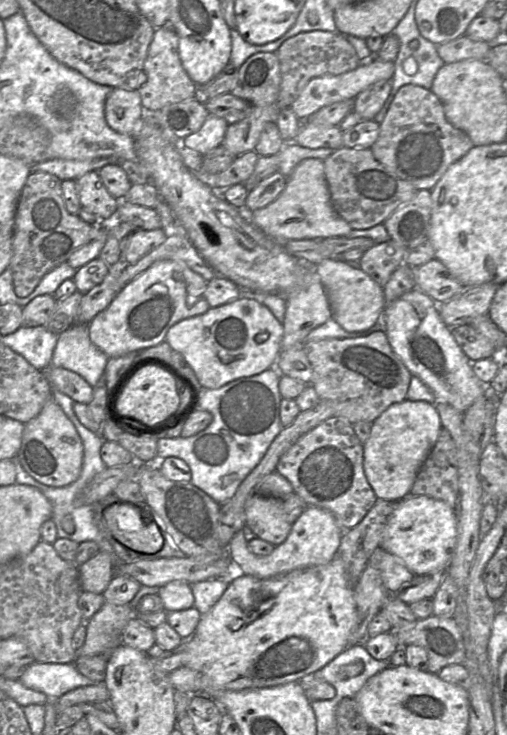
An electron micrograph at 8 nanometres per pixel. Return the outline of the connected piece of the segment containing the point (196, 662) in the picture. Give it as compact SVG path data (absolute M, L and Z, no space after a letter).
M336 555L329 563L296 569L279 576L259 579L249 575L236 577L219 601L205 614L189 636L184 666L200 675L197 694L216 697L227 690L264 688L299 681L349 648L349 637L358 620L355 587L344 562Z

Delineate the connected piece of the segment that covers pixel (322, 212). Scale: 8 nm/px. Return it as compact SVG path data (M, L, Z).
M302 160L287 178L286 186L272 203L250 213L250 222L271 238L311 240L346 237L352 230L334 209L325 178L323 160Z

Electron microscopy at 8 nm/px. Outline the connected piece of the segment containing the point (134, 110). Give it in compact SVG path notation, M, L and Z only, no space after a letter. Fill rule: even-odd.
M113 88L105 101L105 120L119 133L135 135L139 130L142 104L137 90Z

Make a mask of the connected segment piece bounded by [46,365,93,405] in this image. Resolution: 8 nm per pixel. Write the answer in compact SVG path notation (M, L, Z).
M51 365L47 368L46 374L51 386L73 401L87 405L92 400L93 387L77 373Z

